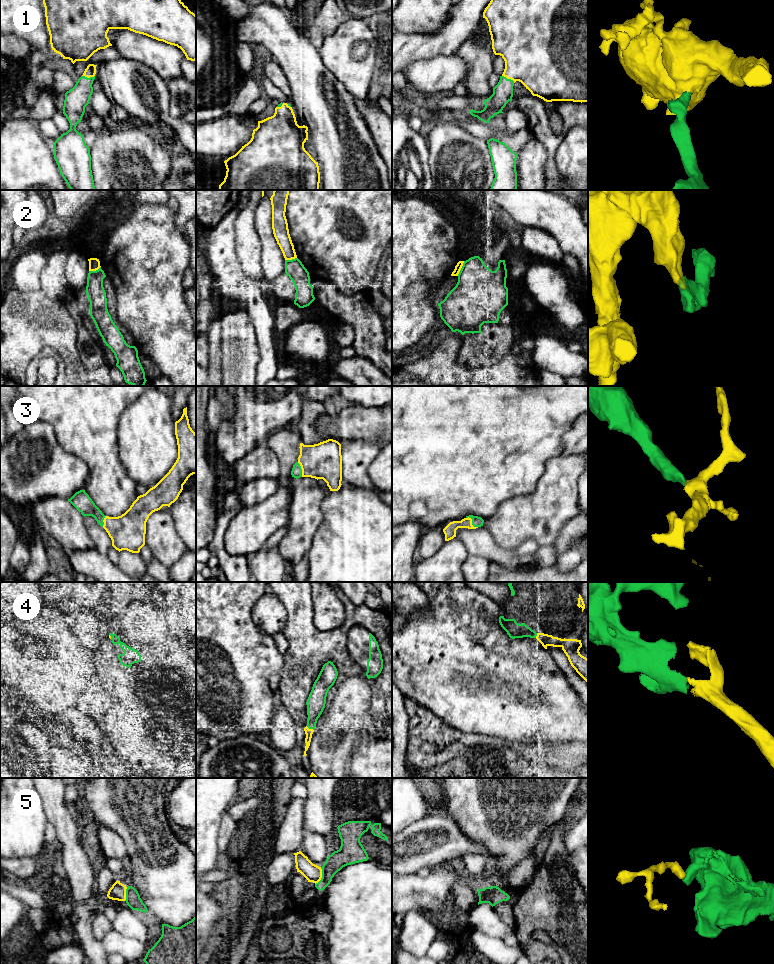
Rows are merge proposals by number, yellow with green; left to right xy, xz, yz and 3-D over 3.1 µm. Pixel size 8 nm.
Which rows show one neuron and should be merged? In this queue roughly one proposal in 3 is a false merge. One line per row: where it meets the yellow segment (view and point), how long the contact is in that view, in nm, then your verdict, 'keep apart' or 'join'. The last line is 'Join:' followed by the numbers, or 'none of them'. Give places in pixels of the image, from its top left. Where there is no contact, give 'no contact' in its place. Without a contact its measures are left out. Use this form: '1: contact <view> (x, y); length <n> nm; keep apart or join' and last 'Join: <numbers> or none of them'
1: contact yz (508, 78); length 120 nm; join
2: contact yz (461, 267); length 130 nm; keep apart
3: contact yz (471, 522); length 130 nm; join
4: contact xz (310, 729); length 70 nm; join
5: contact xz (321, 876); length 150 nm; keep apart
Join: 1, 3, 4

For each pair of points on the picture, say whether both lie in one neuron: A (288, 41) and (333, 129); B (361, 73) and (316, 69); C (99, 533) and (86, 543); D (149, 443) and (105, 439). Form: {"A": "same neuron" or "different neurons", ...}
{"A": "same neuron", "B": "different neurons", "C": "different neurons", "D": "different neurons"}

